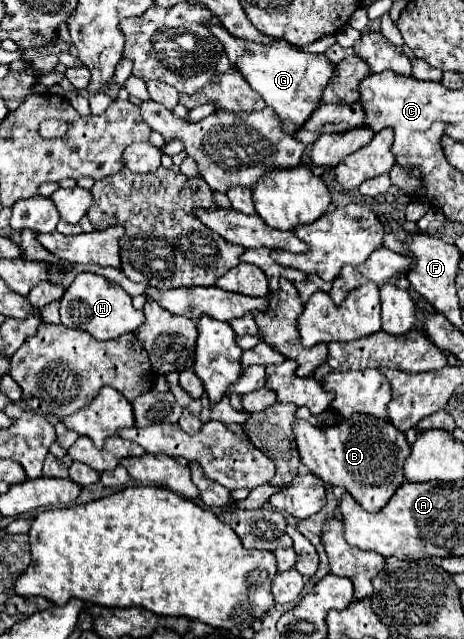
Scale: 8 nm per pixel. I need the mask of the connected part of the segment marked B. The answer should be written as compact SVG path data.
M358 414L338 426L316 428L306 420L296 420L294 438L302 464L308 466L324 484L346 488L368 512L380 512L404 484L402 466L410 456L410 446L404 432L394 428L390 422Z

